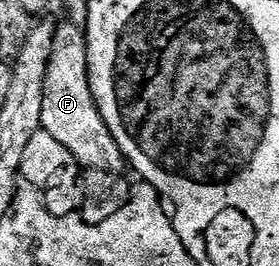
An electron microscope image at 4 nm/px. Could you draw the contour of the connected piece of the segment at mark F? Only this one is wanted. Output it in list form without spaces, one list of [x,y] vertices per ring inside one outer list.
[[[69,20],[62,21],[55,32],[51,60],[43,80],[43,116],[41,129],[46,130],[71,156],[77,165],[87,170],[110,170],[116,174],[126,169],[127,163],[115,136],[107,128],[89,83],[87,64],[87,40],[85,31]]]

